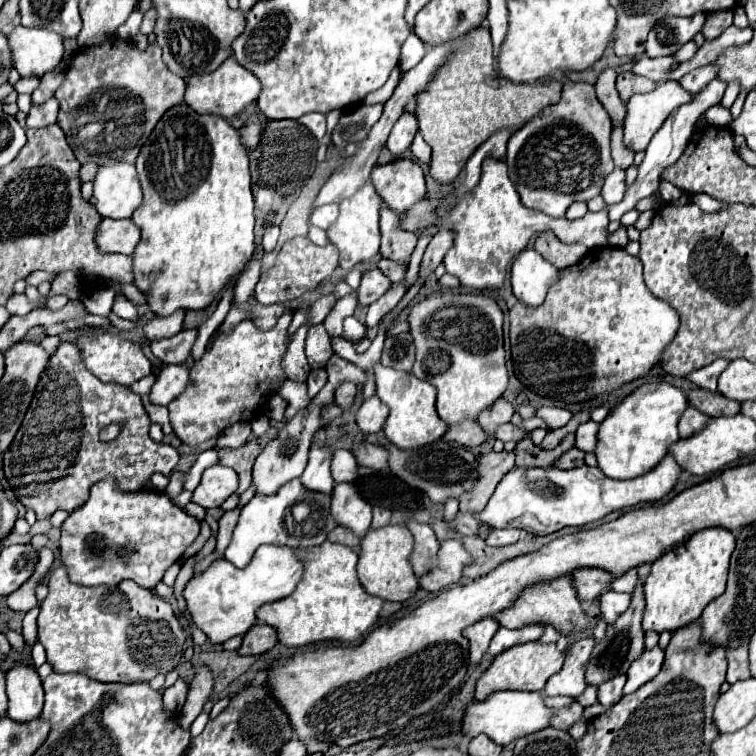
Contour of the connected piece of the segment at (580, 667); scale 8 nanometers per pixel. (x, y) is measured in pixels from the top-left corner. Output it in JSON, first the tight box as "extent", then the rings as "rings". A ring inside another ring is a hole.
{"extent":[544,639,594,697],"rings":[[[580,639],[564,649],[564,665],[562,669],[548,679],[544,685],[544,695],[566,695],[578,697],[584,693],[584,667],[588,663],[588,655],[592,653],[594,639]]]}

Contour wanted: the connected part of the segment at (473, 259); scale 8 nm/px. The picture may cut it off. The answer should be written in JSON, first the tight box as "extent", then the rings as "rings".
{"extent":[400,159,608,289],"rings":[[[484,159],[478,185],[470,193],[462,195],[444,217],[436,217],[436,209],[442,203],[448,203],[448,199],[450,195],[436,199],[436,203],[428,197],[418,201],[416,207],[400,213],[400,227],[404,231],[422,231],[422,219],[428,219],[428,227],[434,225],[438,229],[452,229],[454,245],[448,249],[444,265],[446,271],[456,275],[466,289],[500,289],[514,257],[528,245],[534,235],[542,231],[550,230],[564,243],[584,243],[590,249],[608,245],[608,207],[598,213],[586,213],[576,221],[552,219],[536,209],[528,209],[520,203],[518,191],[508,179],[506,163],[498,159]]]}

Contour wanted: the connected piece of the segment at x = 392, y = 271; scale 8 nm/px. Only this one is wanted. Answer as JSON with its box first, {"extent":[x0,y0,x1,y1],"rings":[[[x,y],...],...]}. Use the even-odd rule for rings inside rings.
{"extent":[378,259,404,283],"rings":[[[380,259],[378,261],[378,269],[392,281],[392,283],[398,283],[402,277],[404,277],[404,267],[398,265],[396,261],[388,261],[388,259]]]}

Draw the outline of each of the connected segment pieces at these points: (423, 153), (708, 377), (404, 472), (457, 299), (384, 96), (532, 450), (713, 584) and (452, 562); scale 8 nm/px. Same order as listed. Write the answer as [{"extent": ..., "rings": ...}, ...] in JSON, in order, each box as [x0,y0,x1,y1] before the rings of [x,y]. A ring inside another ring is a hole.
[{"extent":[410,133,430,163],"rings":[[[418,133],[410,145],[414,157],[418,157],[422,163],[430,163],[430,145],[422,139],[422,135]]]},{"extent":[688,359,728,391],"rings":[[[716,359],[716,361],[712,361],[710,365],[692,371],[692,373],[688,375],[688,379],[690,379],[694,385],[702,387],[702,389],[716,391],[716,381],[718,381],[720,373],[726,369],[726,365],[728,365],[726,359]]]},{"extent":[364,431,476,503],"rings":[[[382,431],[374,433],[374,435],[364,435],[364,441],[384,445],[384,449],[390,455],[388,457],[390,471],[396,477],[400,477],[404,483],[408,483],[410,487],[424,491],[430,497],[430,501],[434,501],[434,503],[444,503],[448,497],[456,497],[458,499],[464,491],[472,489],[472,483],[474,483],[474,477],[476,477],[476,459],[464,447],[454,447],[454,443],[436,441],[432,445],[420,447],[420,449],[400,451],[384,437]]]},{"extent":[408,293,508,425],"rings":[[[482,293],[432,295],[418,301],[408,315],[410,335],[416,343],[416,361],[412,373],[424,377],[440,393],[438,415],[448,425],[464,419],[476,419],[482,409],[502,397],[508,385],[502,341],[502,309]],[[472,347],[472,351],[464,349]]]},{"extent":[364,67,400,105],"rings":[[[396,67],[396,69],[392,71],[390,79],[388,79],[378,91],[366,95],[364,103],[370,103],[370,105],[374,105],[374,103],[386,103],[386,101],[392,97],[392,93],[394,93],[394,89],[396,89],[396,85],[398,85],[398,79],[400,79],[400,69]]]},{"extent":[516,433,574,469],"rings":[[[568,433],[568,435],[558,443],[558,447],[552,449],[552,451],[544,451],[544,449],[536,447],[536,445],[530,441],[530,437],[526,437],[526,439],[522,439],[522,441],[516,445],[516,465],[520,465],[520,467],[544,467],[544,469],[548,469],[548,467],[554,465],[554,461],[556,461],[564,451],[568,451],[568,449],[572,449],[572,447],[574,447],[574,435],[572,435],[572,433]]]},{"extent":[644,527,736,631],"rings":[[[712,527],[698,531],[692,535],[686,543],[678,545],[676,549],[668,551],[662,559],[658,559],[650,575],[644,581],[644,593],[646,593],[646,609],[644,609],[644,631],[676,631],[676,627],[684,627],[692,621],[696,621],[704,607],[720,597],[726,587],[726,575],[728,575],[728,561],[734,551],[736,539],[728,529]]]},{"extent":[420,541,470,593],"rings":[[[444,541],[440,543],[438,553],[434,555],[434,563],[426,575],[420,577],[420,587],[428,593],[438,593],[440,589],[454,585],[462,577],[462,569],[470,563],[470,553],[462,547],[460,541]]]}]

